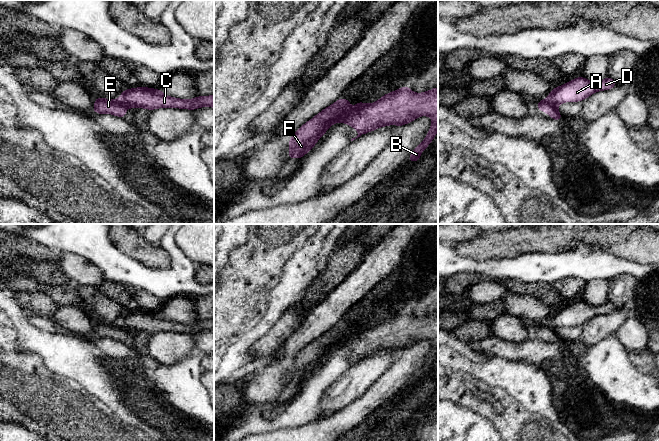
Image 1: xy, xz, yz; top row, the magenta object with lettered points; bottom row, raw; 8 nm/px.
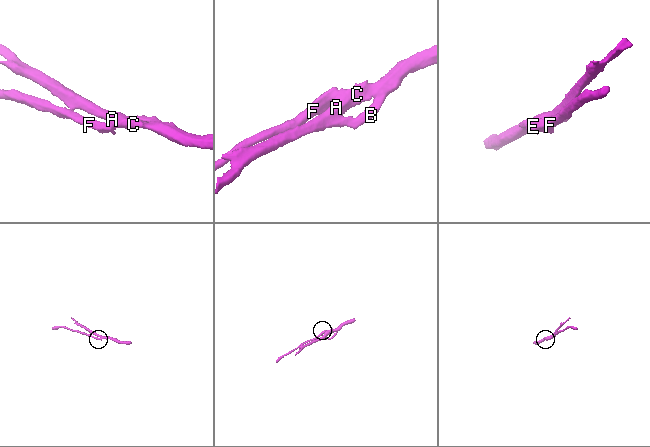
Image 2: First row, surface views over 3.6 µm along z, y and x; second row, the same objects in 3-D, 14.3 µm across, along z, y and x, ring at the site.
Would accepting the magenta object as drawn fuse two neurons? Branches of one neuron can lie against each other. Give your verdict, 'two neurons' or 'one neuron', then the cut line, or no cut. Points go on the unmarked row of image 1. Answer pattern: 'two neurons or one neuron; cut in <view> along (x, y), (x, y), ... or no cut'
two neurons; cut in xz along (350, 332), (339, 345)

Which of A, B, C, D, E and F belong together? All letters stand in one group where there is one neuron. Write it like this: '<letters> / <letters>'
A B C D / E F

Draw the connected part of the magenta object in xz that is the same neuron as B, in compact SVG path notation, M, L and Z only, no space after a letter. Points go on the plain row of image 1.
M403 310L382 321L374 327L362 325L350 332L341 347L349 348L358 355L351 365L380 351L397 349L399 351L413 346L417 341L432 342L431 351L425 363L411 376L407 385L417 386L420 378L430 369L438 355L438 311L422 317L414 317L409 310Z

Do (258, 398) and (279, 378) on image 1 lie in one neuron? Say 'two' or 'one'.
one

